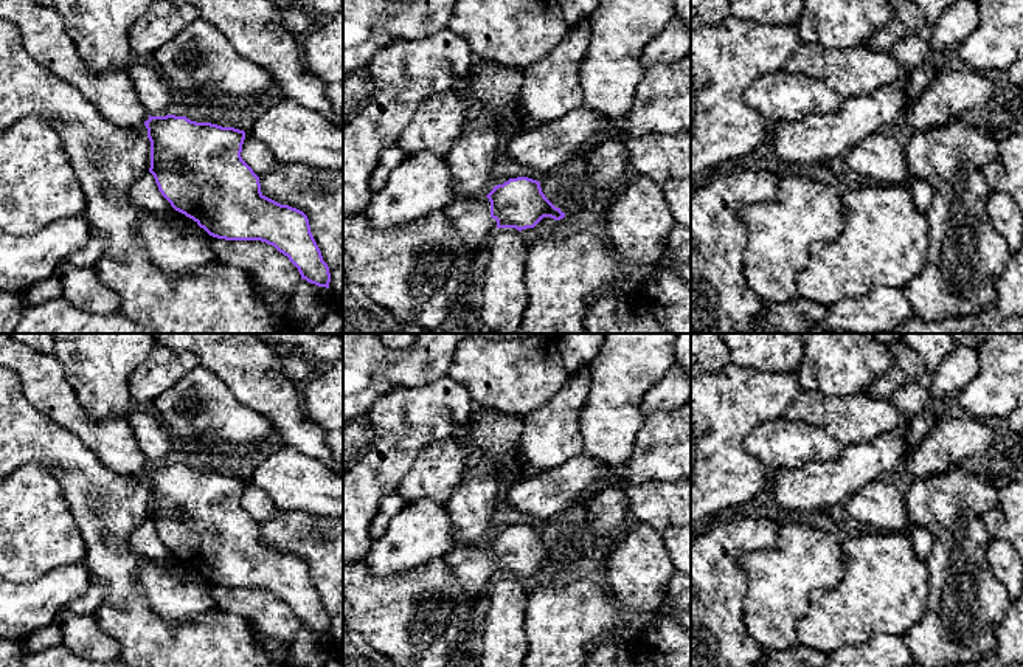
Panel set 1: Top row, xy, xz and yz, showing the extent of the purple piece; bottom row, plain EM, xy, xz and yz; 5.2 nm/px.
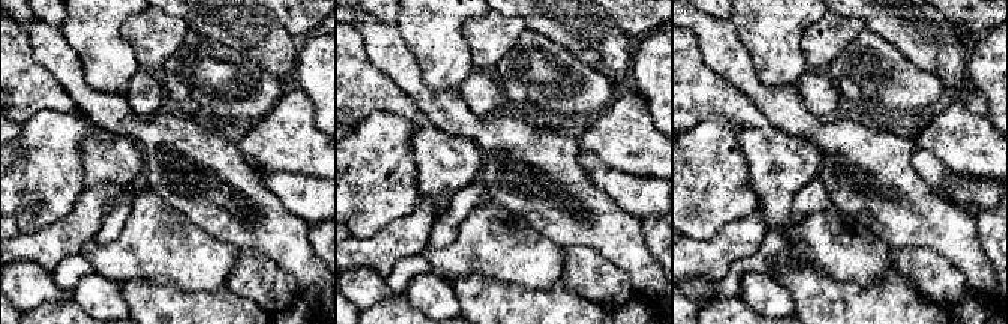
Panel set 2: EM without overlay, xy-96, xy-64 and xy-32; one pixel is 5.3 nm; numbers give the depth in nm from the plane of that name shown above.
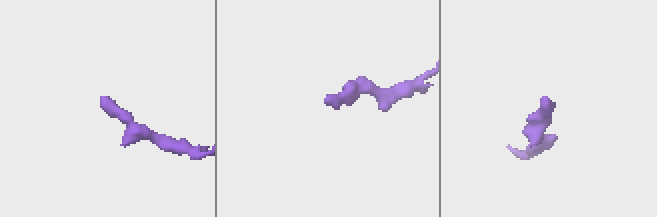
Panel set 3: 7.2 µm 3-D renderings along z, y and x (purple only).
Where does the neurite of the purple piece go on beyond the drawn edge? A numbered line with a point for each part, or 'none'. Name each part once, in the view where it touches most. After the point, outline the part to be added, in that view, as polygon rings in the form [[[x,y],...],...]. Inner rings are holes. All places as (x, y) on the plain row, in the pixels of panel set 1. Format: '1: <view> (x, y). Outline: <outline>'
1: xz (471, 565). Outline: [[[456,544],[444,557],[447,568],[470,597],[480,597],[486,585],[497,575],[491,565],[491,549],[484,544]]]

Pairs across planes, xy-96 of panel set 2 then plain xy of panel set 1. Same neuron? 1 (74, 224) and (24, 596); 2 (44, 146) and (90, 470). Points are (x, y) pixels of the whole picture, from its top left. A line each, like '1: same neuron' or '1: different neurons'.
1: same neuron
2: different neurons

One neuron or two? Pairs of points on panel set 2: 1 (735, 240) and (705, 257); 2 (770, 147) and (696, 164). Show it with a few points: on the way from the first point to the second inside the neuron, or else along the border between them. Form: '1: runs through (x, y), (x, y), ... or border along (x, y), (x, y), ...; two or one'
1: runs through (728, 245), (713, 257); one
2: border along (728, 120), (737, 128), (737, 144), (752, 186); two

